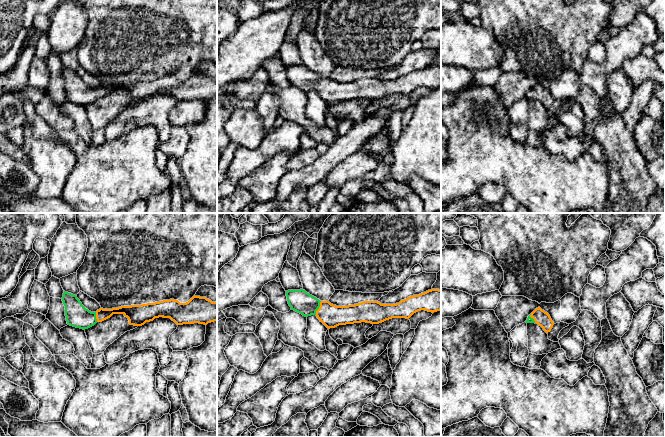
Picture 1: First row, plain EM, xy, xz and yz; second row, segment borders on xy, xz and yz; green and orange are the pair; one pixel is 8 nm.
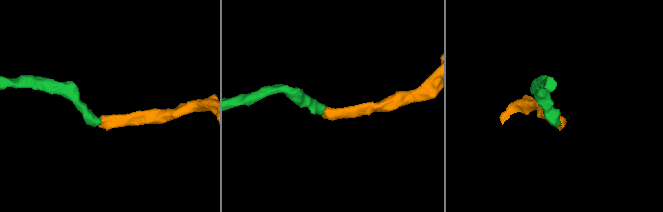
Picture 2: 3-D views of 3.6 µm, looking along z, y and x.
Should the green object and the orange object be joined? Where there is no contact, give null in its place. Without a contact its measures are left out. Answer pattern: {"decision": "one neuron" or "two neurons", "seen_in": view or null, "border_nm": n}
{"decision": "one neuron", "seen_in": "xz", "border_nm": 120}

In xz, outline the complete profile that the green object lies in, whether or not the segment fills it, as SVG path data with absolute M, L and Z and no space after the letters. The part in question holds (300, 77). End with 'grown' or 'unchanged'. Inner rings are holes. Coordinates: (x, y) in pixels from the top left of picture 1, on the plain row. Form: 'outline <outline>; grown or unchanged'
outline M431 65L413 71L396 80L381 80L378 77L364 77L354 81L336 82L329 77L320 77L305 66L286 67L291 86L305 93L316 91L328 105L354 99L379 100L392 94L409 95L414 89L425 86L441 86L441 66Z; grown

